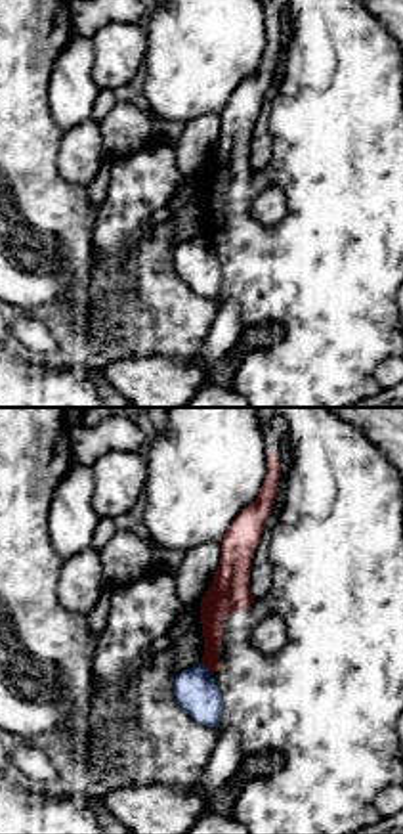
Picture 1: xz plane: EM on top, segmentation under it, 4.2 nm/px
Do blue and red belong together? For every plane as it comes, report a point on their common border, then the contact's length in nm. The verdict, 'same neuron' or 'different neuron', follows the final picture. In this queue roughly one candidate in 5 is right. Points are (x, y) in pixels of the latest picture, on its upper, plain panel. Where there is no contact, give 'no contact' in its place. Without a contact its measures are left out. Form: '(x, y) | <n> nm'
(207, 240) | 70 nm

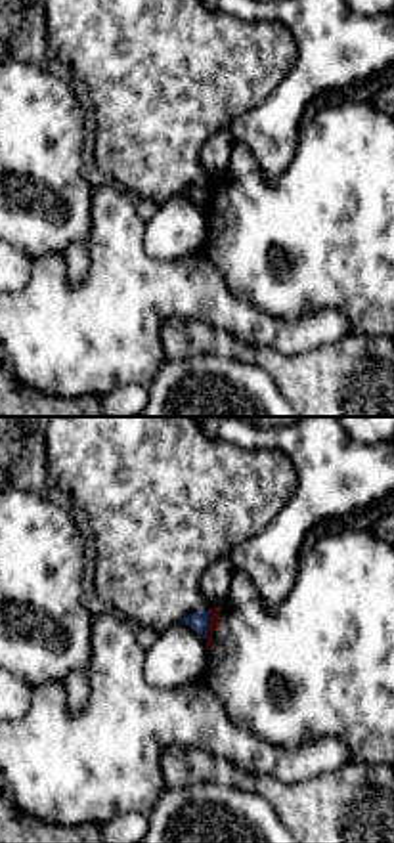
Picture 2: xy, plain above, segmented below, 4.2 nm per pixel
(207, 195) | 120 nm

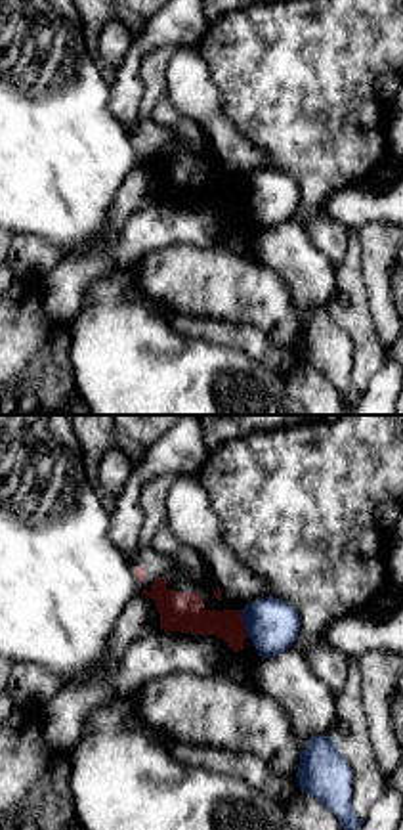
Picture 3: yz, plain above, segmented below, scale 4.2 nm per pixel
(245, 196) | 110 nm

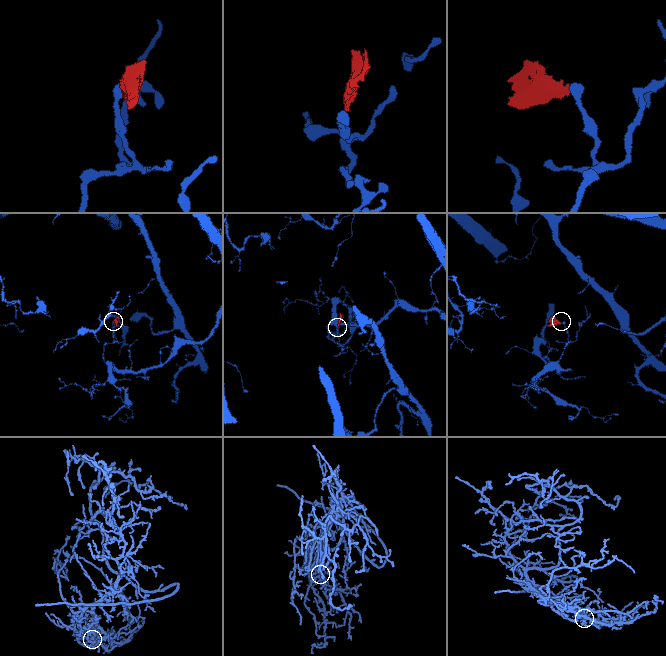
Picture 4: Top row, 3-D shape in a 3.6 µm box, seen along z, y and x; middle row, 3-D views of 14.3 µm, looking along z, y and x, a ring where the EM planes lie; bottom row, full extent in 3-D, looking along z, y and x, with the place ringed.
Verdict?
different neuron

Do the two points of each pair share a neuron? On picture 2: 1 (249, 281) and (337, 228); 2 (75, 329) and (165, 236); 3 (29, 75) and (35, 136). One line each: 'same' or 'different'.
1: same
2: different
3: same

